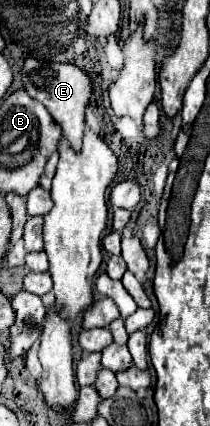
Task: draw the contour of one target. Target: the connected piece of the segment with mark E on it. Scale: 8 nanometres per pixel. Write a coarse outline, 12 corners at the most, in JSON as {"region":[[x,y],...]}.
{"region":[[28,57],[26,93],[78,151],[92,79],[76,65]]}

